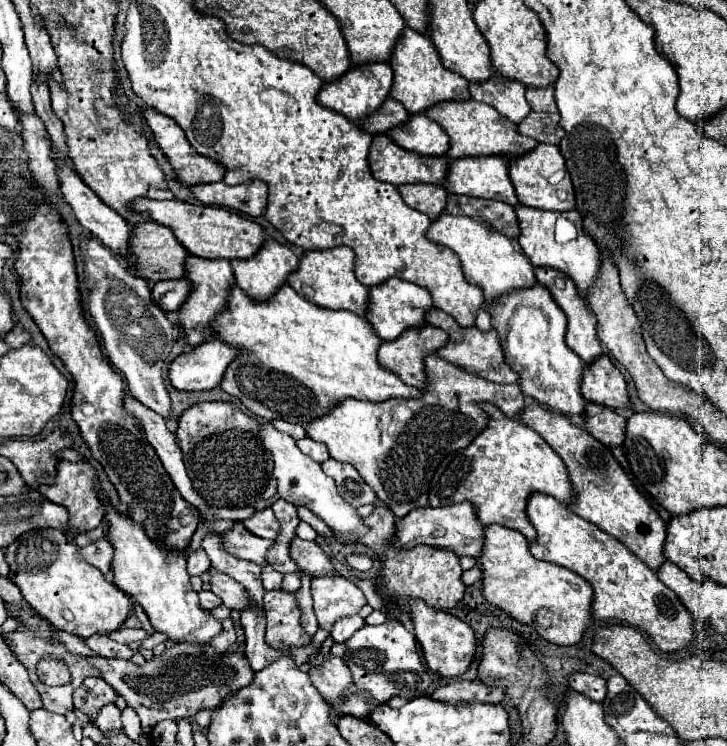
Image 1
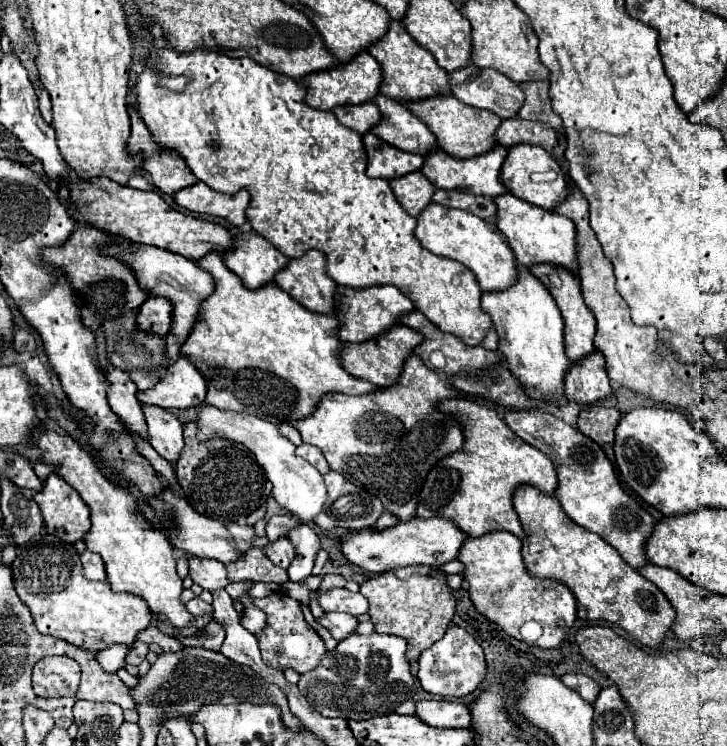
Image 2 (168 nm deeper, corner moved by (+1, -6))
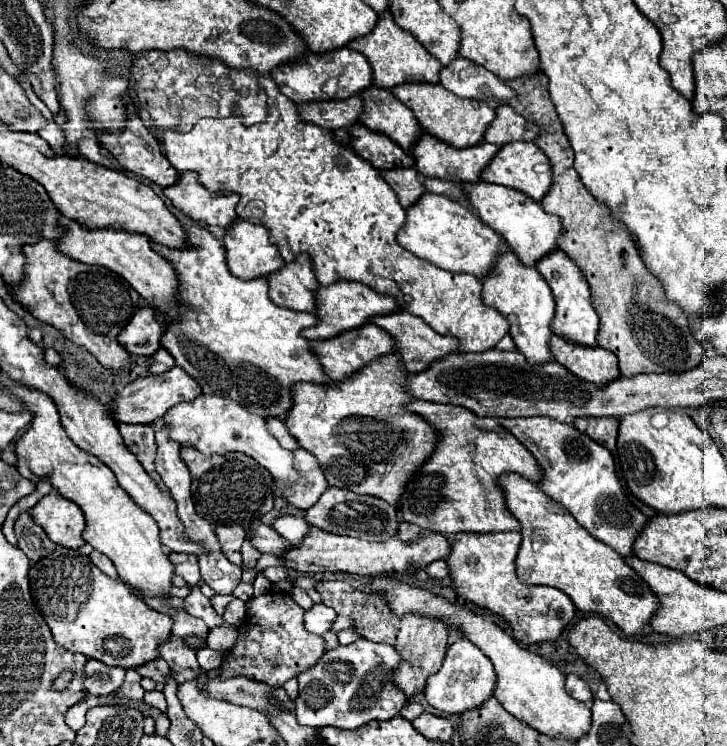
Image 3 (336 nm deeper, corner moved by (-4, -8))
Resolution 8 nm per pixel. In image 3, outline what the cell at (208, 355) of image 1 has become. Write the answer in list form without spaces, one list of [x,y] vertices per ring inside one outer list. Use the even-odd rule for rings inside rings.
[[[175,365],[173,369],[169,369],[161,375],[147,375],[145,379],[137,379],[137,381],[125,385],[123,391],[119,391],[115,395],[113,419],[121,421],[121,423],[147,423],[147,425],[151,425],[153,421],[161,419],[173,405],[183,403],[183,401],[193,401],[199,395],[201,395],[201,387],[197,385],[197,381],[193,377],[189,377],[189,373],[185,373],[185,369]]]

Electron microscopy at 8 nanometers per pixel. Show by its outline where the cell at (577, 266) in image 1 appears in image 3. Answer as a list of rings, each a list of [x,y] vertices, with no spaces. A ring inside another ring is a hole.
[[[481,181],[481,185],[463,185],[463,189],[467,191],[469,203],[475,207],[479,219],[483,219],[485,225],[493,227],[507,241],[523,265],[535,265],[541,257],[553,253],[559,247],[557,241],[563,233],[561,219],[557,215],[545,213],[537,201],[529,199],[521,191],[485,181]]]

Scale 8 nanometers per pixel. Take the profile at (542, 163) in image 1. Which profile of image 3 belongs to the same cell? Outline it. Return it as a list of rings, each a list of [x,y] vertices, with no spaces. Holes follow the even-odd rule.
[[[513,141],[509,145],[503,145],[497,157],[489,163],[489,167],[483,171],[483,181],[487,183],[497,183],[505,187],[513,187],[533,201],[541,201],[545,193],[549,193],[553,185],[550,161],[547,155],[535,145],[535,143],[525,143],[525,141]]]

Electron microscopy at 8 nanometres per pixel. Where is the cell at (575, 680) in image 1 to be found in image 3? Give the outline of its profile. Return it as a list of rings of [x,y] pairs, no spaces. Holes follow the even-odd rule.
[[[567,675],[567,683],[565,683],[565,689],[569,691],[571,697],[575,697],[577,701],[591,701],[593,695],[591,695],[591,689],[589,689],[589,683],[577,675]]]

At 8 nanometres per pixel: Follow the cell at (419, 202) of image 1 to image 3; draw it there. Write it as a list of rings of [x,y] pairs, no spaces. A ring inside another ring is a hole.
[[[389,169],[389,171],[381,171],[381,177],[393,187],[393,191],[399,197],[399,203],[405,209],[417,203],[419,197],[425,193],[423,179],[417,169]]]

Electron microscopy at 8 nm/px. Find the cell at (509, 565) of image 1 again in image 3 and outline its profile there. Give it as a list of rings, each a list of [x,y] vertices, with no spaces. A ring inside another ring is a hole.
[[[461,533],[453,539],[447,565],[451,569],[451,581],[455,591],[467,601],[489,609],[491,613],[503,617],[511,629],[513,637],[525,645],[555,641],[569,625],[575,615],[575,605],[563,591],[555,587],[535,587],[523,585],[515,571],[515,559],[521,547],[521,533]]]

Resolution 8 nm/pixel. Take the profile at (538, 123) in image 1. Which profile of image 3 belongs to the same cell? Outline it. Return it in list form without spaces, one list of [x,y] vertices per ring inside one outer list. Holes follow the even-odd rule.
[[[509,105],[497,107],[497,117],[493,125],[485,131],[485,141],[495,143],[499,147],[523,139],[523,141],[535,141],[539,137],[539,127],[533,121],[527,121],[519,113],[515,113]]]

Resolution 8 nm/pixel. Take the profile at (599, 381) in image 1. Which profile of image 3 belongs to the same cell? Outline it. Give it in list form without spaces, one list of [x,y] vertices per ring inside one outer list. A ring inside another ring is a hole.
[[[553,337],[551,351],[557,363],[565,365],[565,369],[569,369],[575,377],[581,377],[583,381],[591,381],[597,387],[603,387],[619,379],[617,357],[607,349],[581,347],[561,337]]]

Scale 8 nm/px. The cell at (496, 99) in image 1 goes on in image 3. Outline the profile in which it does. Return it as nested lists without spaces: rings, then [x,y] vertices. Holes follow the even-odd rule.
[[[457,57],[451,65],[441,69],[441,85],[457,97],[485,101],[495,109],[517,95],[495,73],[463,57]]]

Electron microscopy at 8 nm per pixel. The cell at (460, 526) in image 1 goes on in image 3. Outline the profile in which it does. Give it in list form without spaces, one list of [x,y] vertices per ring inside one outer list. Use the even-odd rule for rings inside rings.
[[[311,527],[305,541],[297,547],[291,547],[283,557],[285,563],[301,573],[315,571],[345,571],[357,575],[383,575],[383,573],[409,573],[413,569],[423,569],[437,559],[447,559],[451,553],[451,543],[445,535],[427,531],[413,541],[401,541],[399,537],[389,537],[381,543],[365,541],[357,537],[341,537],[333,533],[325,533],[323,529]]]

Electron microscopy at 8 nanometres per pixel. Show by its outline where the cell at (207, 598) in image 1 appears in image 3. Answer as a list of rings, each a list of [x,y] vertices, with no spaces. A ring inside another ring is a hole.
[[[191,587],[191,593],[185,597],[185,611],[193,617],[199,617],[207,623],[209,629],[225,623],[223,617],[219,617],[211,605],[211,601],[199,591],[199,587]]]

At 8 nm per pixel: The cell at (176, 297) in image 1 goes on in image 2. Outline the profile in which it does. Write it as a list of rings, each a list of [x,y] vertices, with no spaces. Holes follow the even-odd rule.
[[[148,297],[142,307],[136,311],[136,323],[140,331],[148,331],[148,335],[168,335],[170,323],[172,323],[172,307],[170,303],[162,299]]]

